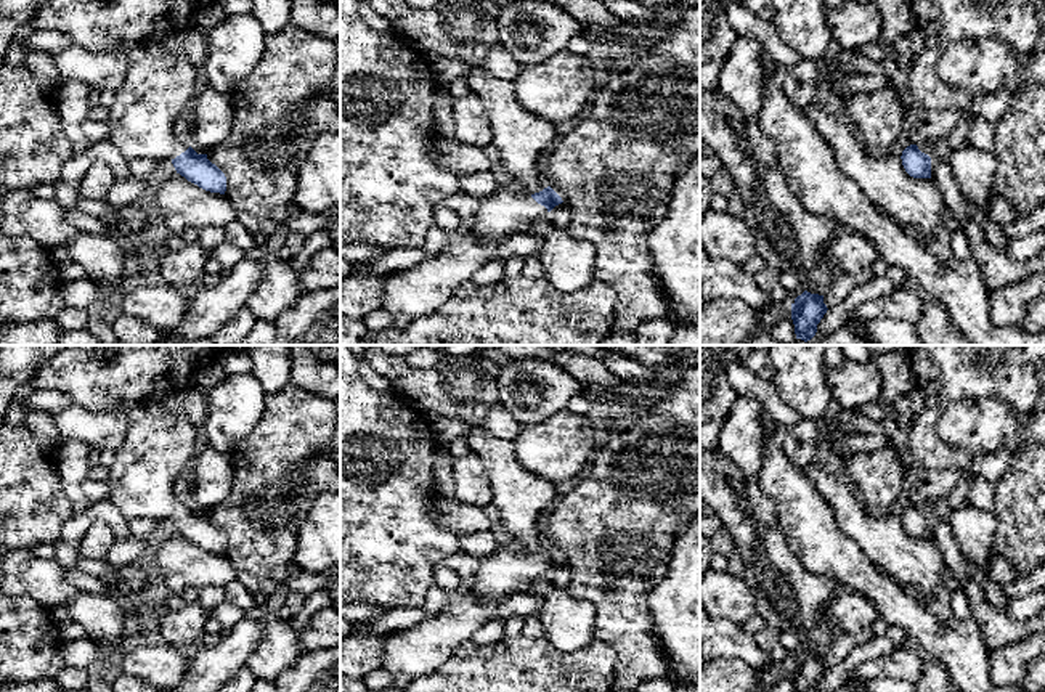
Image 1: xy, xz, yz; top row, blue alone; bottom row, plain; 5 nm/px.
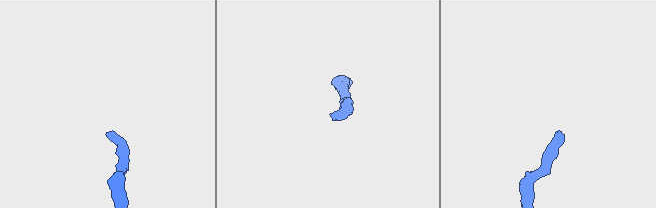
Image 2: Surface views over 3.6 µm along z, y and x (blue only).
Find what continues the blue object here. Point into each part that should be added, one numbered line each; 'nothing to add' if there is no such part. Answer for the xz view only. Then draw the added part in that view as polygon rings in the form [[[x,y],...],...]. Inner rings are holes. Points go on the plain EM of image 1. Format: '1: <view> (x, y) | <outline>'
1: xz (509, 570) | [[[517,544],[498,546],[491,556],[480,557],[470,594],[478,600],[499,602],[528,586],[543,584],[547,568]]]

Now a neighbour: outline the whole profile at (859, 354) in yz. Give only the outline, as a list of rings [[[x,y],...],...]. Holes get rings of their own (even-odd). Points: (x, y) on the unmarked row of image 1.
[[[841,345],[843,355],[849,361],[856,363],[870,363],[872,353],[868,352],[867,345]]]

